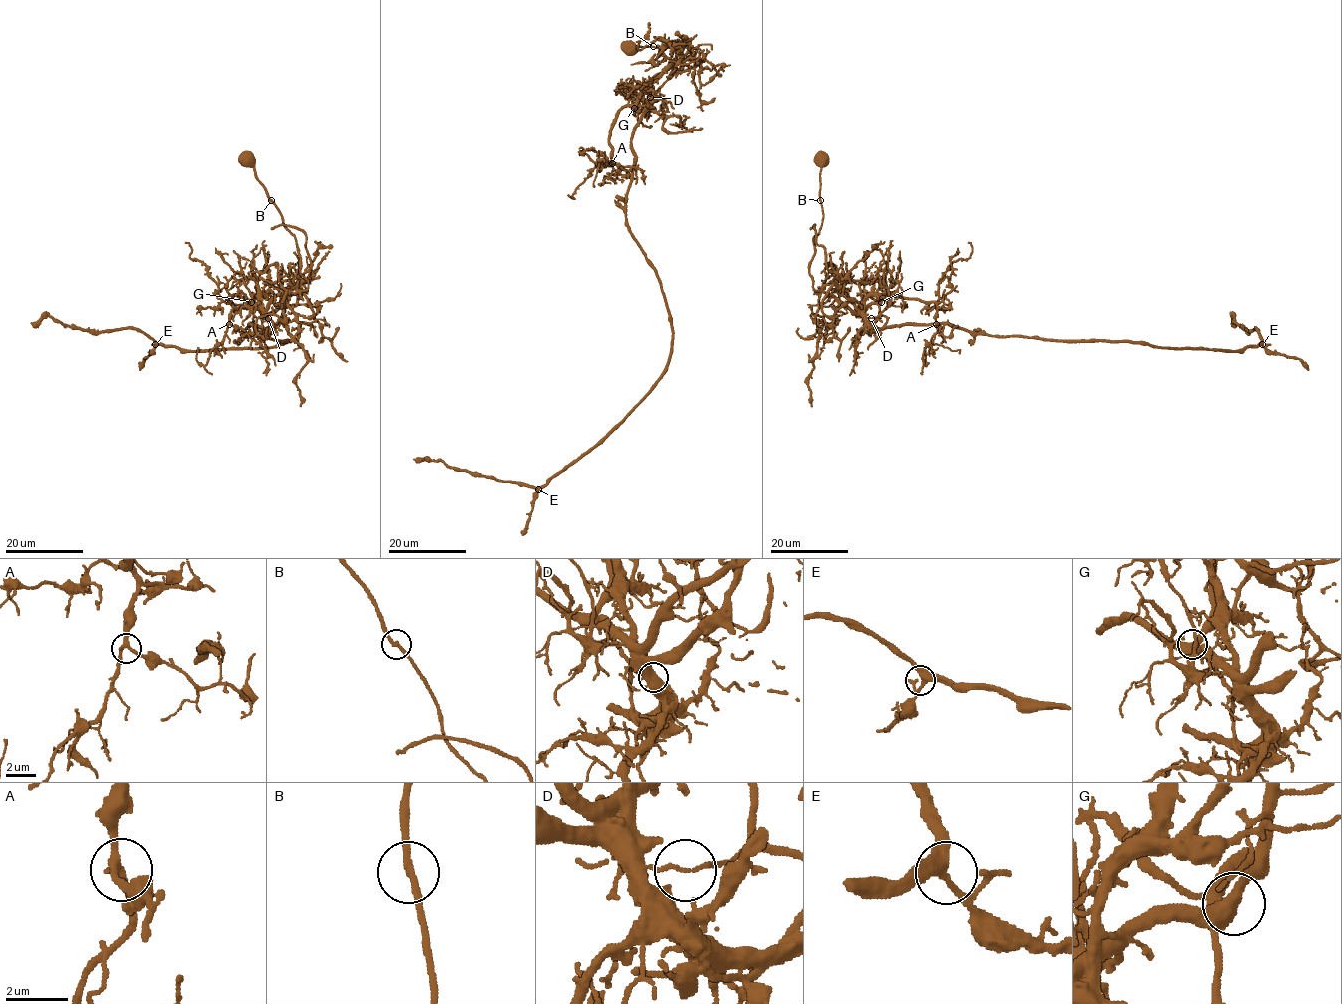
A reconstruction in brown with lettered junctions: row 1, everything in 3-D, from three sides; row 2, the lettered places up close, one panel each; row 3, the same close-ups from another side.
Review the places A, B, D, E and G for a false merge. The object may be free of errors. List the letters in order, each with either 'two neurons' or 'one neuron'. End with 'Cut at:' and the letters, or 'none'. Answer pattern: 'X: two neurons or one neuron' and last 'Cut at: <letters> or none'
A: one neuron
B: one neuron
D: two neurons
E: one neuron
G: one neuron
Cut at: D

